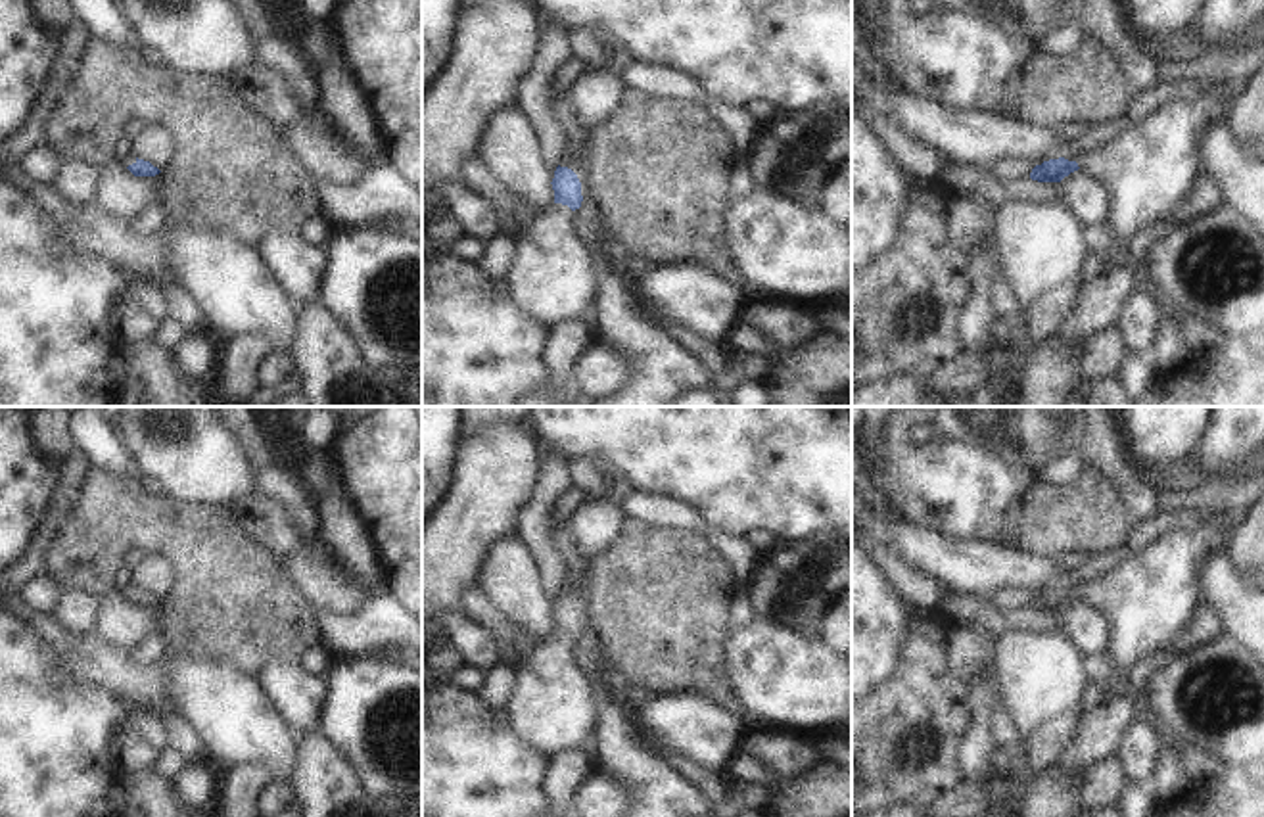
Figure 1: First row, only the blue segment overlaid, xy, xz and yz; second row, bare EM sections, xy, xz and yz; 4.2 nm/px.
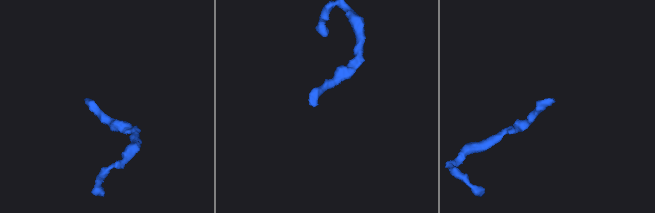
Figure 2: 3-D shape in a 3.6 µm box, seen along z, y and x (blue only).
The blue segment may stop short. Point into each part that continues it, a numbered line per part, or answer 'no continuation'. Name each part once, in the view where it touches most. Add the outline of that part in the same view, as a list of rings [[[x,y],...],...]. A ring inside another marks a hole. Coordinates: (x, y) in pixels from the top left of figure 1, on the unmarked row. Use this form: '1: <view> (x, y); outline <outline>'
1: xz (551, 710); outline [[[568,635],[539,641],[514,669],[516,687],[504,717],[516,740],[545,758],[593,742],[593,687],[575,664]]]

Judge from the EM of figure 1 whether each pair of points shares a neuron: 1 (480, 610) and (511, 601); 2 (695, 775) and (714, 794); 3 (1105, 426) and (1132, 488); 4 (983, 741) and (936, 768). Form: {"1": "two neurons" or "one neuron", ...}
{"1": "two neurons", "2": "one neuron", "3": "one neuron", "4": "two neurons"}

